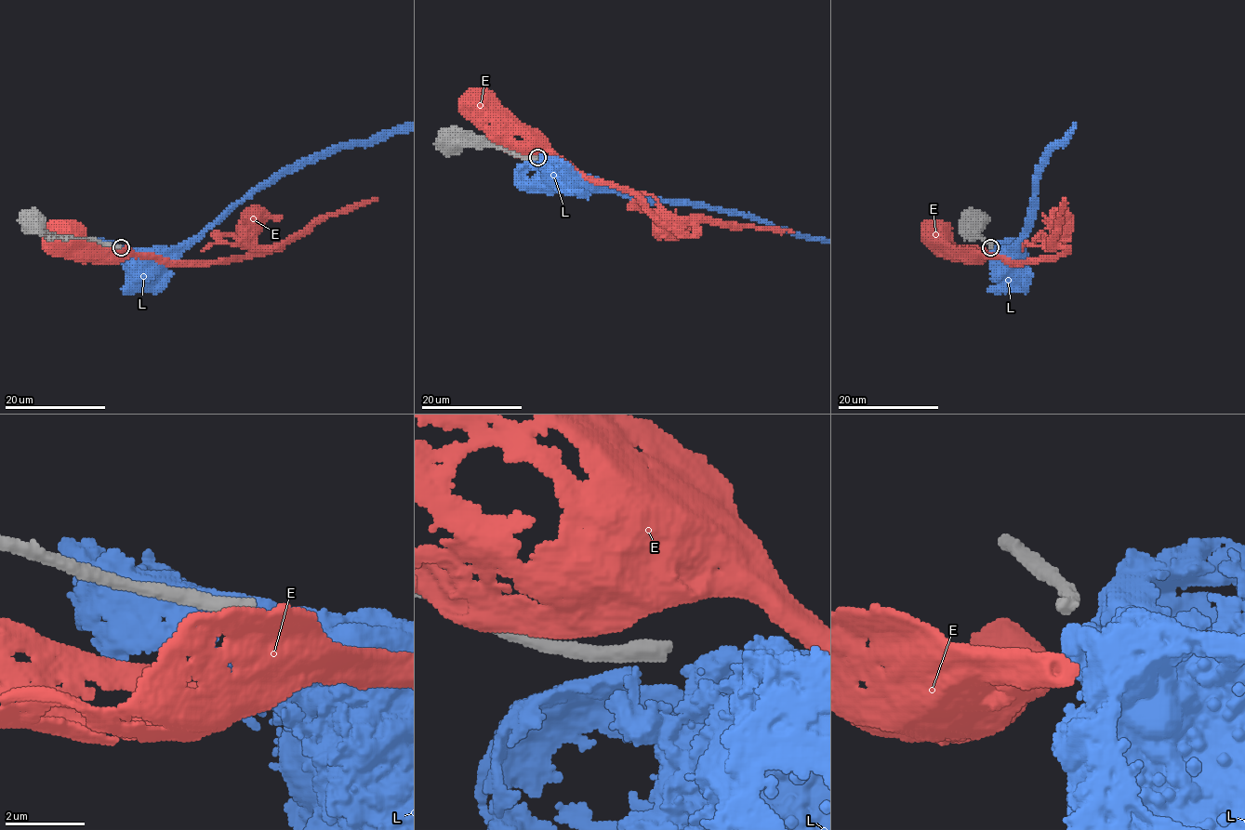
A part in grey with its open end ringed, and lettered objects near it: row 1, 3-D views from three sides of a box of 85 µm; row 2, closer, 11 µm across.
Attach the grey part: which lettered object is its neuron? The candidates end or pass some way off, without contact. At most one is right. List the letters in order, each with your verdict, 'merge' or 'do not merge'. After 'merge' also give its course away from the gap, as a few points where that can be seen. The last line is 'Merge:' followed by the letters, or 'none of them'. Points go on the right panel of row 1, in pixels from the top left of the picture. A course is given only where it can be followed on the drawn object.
E: do not merge
L: do not merge
Merge: none of them

